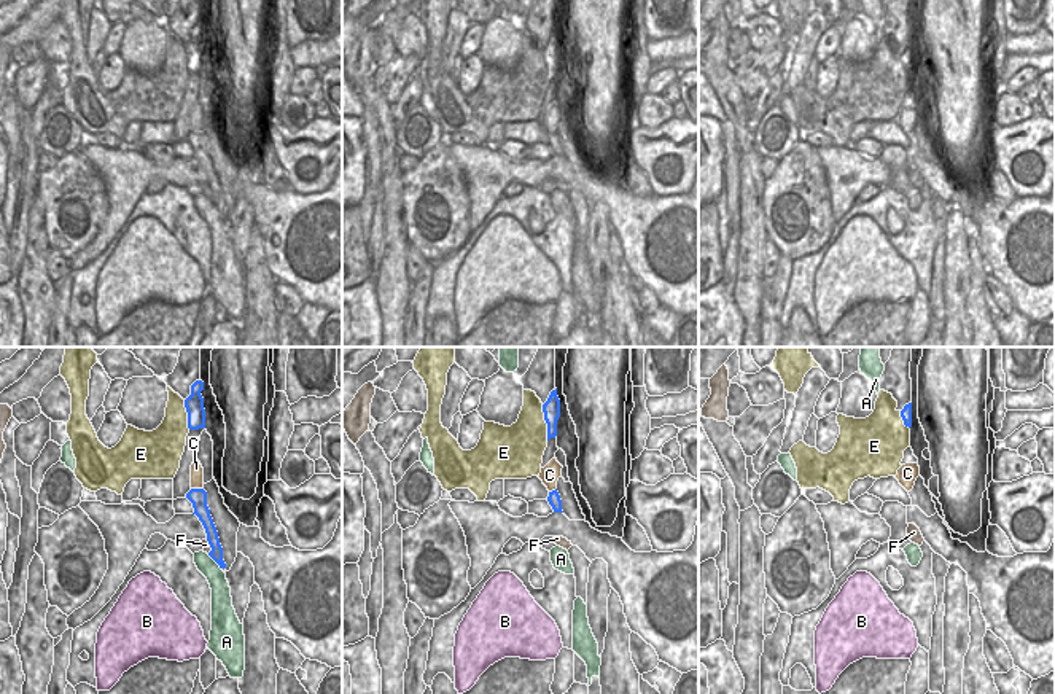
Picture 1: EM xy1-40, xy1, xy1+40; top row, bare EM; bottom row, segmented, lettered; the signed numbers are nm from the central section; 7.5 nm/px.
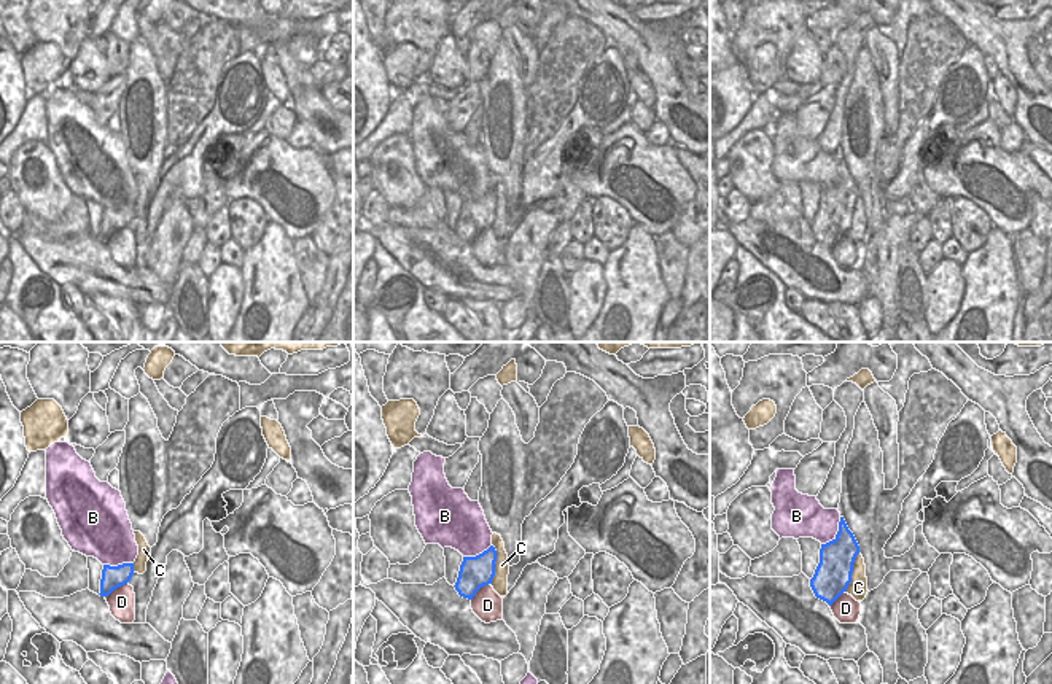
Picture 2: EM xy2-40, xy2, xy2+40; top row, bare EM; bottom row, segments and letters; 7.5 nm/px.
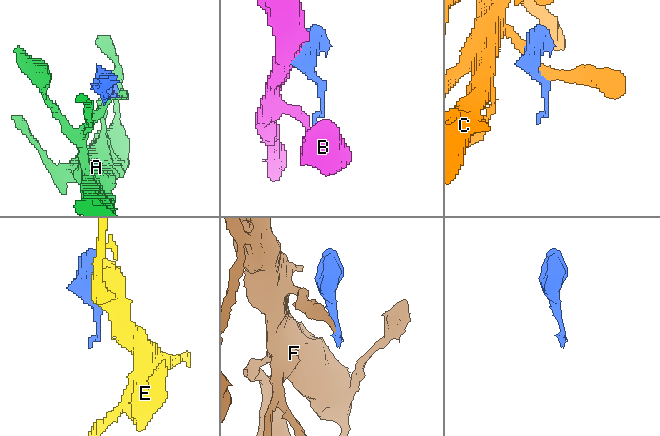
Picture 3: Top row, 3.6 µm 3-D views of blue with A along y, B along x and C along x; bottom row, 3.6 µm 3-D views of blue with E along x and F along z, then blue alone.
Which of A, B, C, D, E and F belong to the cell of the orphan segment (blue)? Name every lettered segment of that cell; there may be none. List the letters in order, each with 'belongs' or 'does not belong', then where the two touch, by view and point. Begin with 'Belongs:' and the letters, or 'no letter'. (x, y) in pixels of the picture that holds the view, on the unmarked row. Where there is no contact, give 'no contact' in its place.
Belongs: no letter
A: does not belong | xy1-40 (215, 204)
B: does not belong | xy2+40 (837, 177)
C: does not belong | xy2 (494, 209)
D: does not belong | xy2-40 (115, 231)
E: does not belong | xy1 (546, 66)
F: does not belong | xy1-40 (210, 190)

